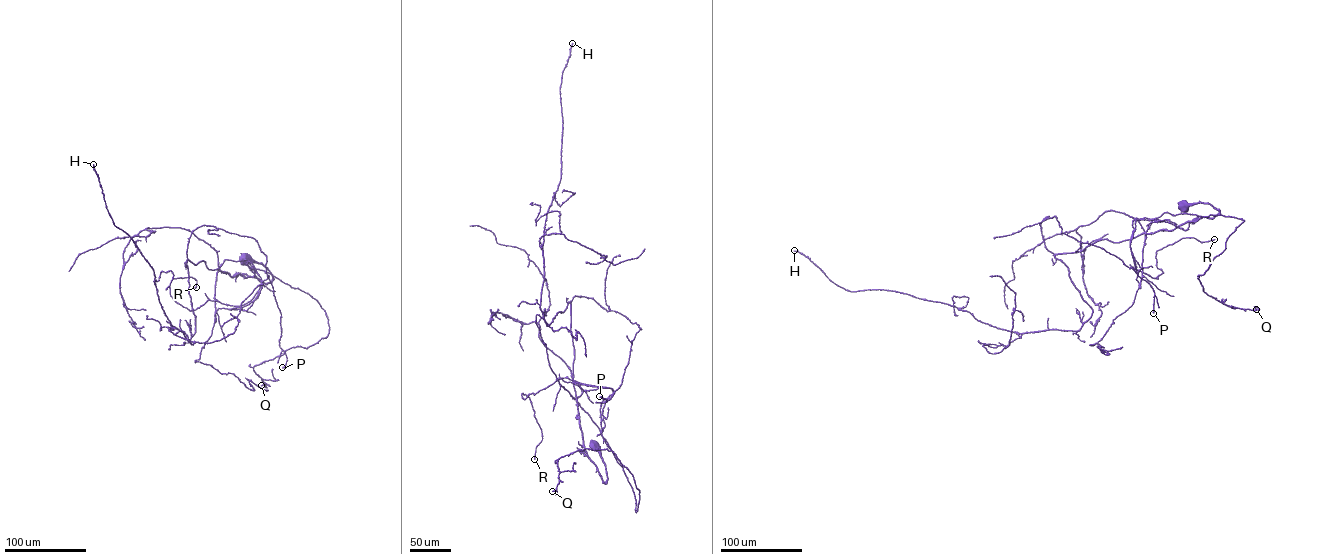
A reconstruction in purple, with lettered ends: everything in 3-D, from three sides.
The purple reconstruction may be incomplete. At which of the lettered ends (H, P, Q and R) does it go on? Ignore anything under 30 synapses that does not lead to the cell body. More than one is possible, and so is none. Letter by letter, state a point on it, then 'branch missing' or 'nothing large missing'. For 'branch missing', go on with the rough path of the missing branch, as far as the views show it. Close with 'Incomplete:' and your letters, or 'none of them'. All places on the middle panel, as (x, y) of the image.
H: (572, 43) | branch missing | (572, 43), (569, 28), (556, 85), (559, 149), (548, 209), (535, 244), (531, 300), (540, 341), (528, 352)
P: (599, 396) | nothing large missing
Q: (552, 491) | nothing large missing
R: (534, 459) | nothing large missing
Incomplete: H

